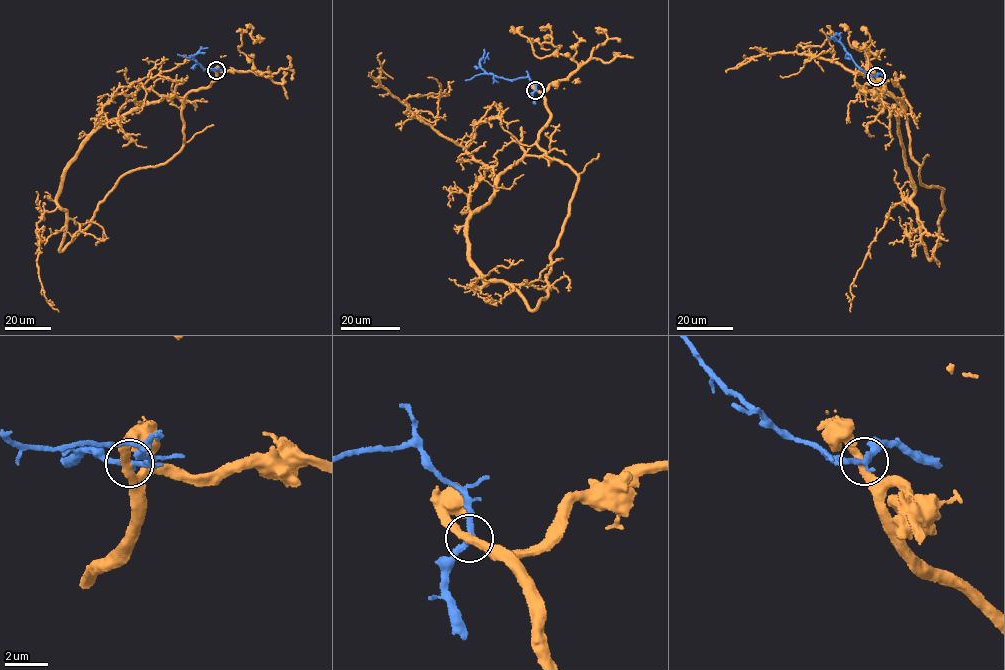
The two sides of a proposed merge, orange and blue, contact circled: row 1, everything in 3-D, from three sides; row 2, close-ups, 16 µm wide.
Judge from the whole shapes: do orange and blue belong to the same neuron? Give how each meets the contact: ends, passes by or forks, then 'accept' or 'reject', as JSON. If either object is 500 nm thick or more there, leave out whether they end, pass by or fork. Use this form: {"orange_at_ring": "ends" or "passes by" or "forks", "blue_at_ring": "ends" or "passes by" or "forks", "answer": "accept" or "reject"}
{"orange_at_ring": "passes by", "blue_at_ring": "passes by", "answer": "accept"}

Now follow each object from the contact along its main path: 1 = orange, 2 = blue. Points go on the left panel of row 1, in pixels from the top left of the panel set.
1: (215, 71), (184, 97), (182, 149), (81, 225), (57, 201), (63, 169), (140, 106), (113, 93), (142, 60)
2: (215, 71), (217, 68), (204, 69), (194, 59), (201, 48), (208, 47)

